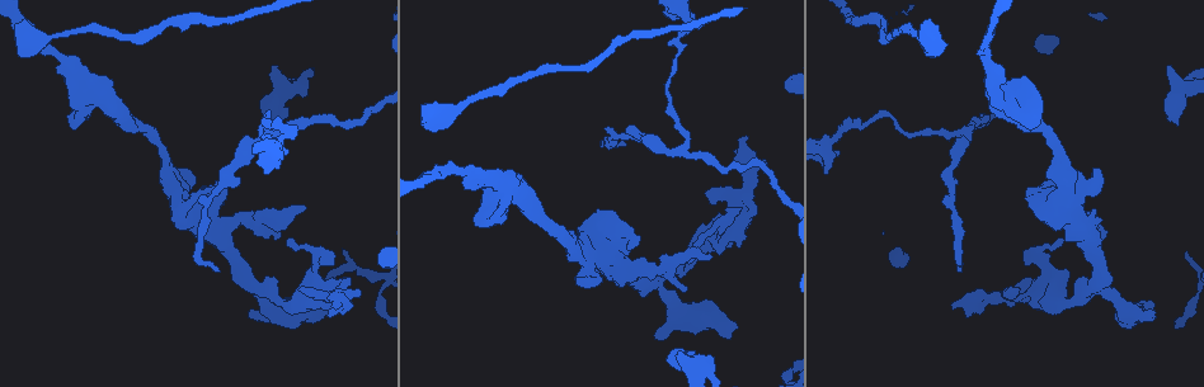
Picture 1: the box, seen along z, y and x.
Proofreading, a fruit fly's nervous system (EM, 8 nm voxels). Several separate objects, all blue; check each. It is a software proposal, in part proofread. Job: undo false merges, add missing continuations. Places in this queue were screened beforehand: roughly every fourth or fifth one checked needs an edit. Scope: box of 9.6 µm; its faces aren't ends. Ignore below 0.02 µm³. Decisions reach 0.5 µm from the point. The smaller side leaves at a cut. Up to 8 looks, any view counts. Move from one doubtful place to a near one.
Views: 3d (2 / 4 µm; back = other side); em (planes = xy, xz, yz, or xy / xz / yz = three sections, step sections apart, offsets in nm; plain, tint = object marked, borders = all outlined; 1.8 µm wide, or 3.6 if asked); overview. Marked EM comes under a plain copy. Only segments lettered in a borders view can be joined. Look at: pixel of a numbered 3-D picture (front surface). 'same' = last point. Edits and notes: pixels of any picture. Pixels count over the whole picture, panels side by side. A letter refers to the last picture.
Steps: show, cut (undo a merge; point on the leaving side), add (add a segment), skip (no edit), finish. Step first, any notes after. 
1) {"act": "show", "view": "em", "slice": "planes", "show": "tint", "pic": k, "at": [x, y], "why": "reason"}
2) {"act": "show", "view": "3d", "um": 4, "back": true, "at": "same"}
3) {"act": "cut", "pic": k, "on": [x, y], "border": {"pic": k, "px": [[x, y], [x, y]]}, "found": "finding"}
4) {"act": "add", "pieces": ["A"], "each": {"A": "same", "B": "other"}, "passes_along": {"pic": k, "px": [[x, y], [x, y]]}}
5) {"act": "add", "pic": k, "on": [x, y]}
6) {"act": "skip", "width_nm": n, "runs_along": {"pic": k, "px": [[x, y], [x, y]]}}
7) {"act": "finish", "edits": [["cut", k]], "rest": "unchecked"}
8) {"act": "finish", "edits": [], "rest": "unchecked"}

{"act": "show", "view": "em", "slice": "xz", "step": 8, "show": "borders", "pic": 1, "at": [956, 271], "why": "branch stops here"}

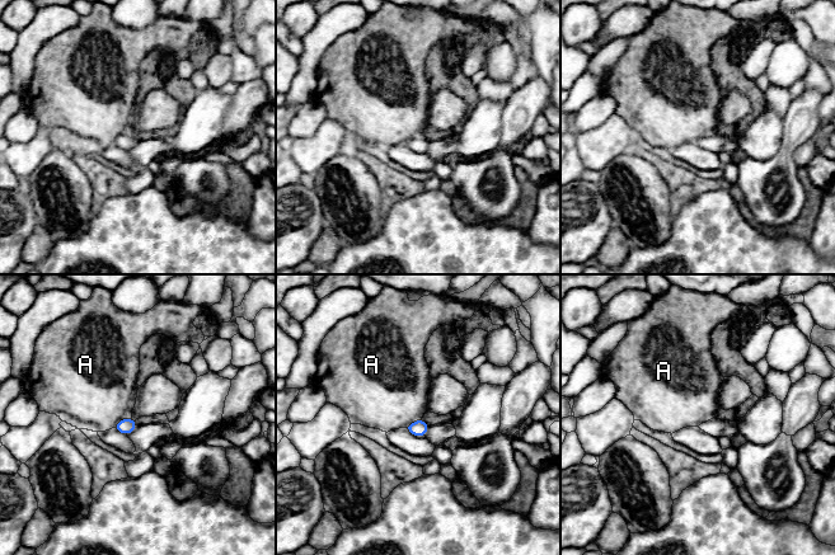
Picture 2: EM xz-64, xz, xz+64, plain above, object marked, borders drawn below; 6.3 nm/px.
{"act": "show", "view": "em", "slice": "planes", "show": "borders", "at": "same"}

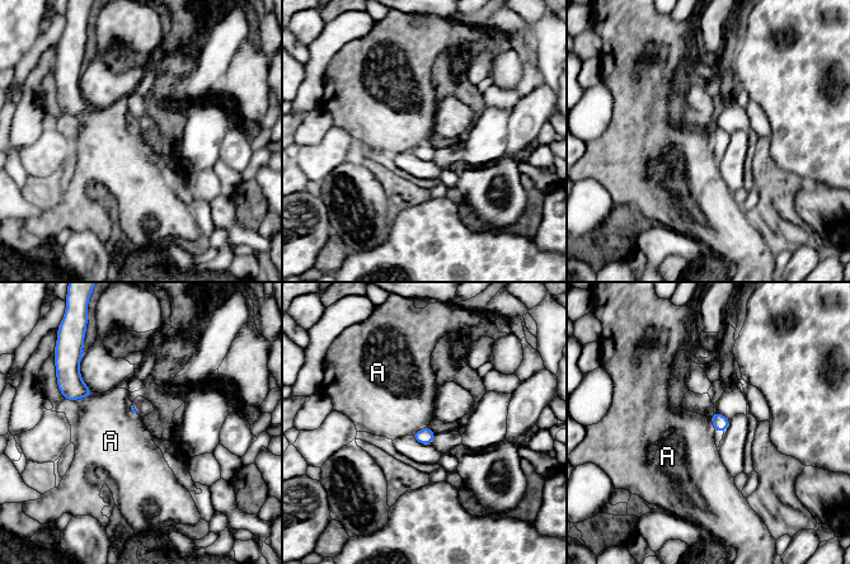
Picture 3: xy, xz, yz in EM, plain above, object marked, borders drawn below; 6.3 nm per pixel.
{"act": "skip", "each": {"A": "other"}, "border": {"pic": 3, "px": [[59, 389], [67, 400], [94, 391]]}, "found": "no lettered segment goes on from it"}

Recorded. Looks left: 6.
{"act": "show", "view": "em", "slice": "planes", "show": "borders", "pic": 1, "at": [965, 130], "why": "three arms meet"}

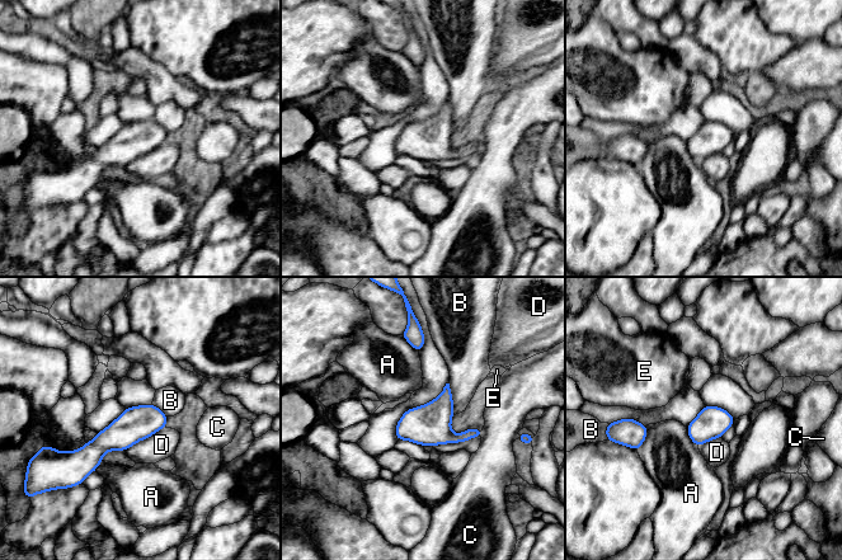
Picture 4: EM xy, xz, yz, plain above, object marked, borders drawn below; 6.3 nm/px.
{"act": "skip", "width_nm": 200, "each": {"A": "other", "B": "other", "C": "other", "D": "other", "E": "other"}, "border": {"pic": 4, "px": [[165, 427], [125, 450]]}, "found": "one neuron here"}

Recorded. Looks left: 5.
{"act": "show", "view": "3d", "um": 4, "pic": 1, "at": [26, 20]}

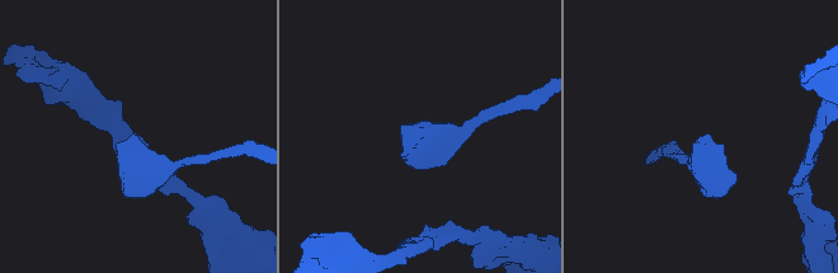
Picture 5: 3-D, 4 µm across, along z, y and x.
{"act": "show", "view": "em", "slice": "xy", "step": 8, "show": "borders", "pic": 5, "at": [140, 140], "why": "need the tissue"}

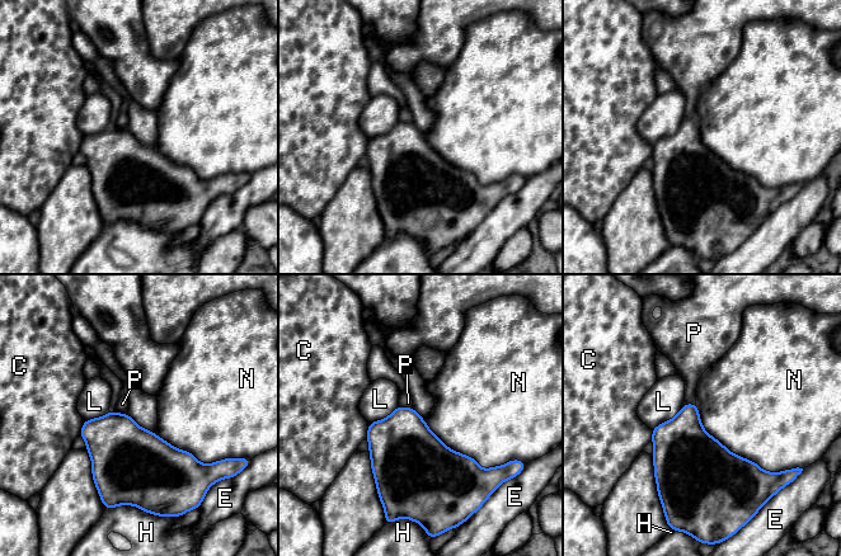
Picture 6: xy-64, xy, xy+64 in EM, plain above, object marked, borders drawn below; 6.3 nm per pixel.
{"act": "show", "view": "em", "slice": "planes", "show": "borders", "at": "same"}

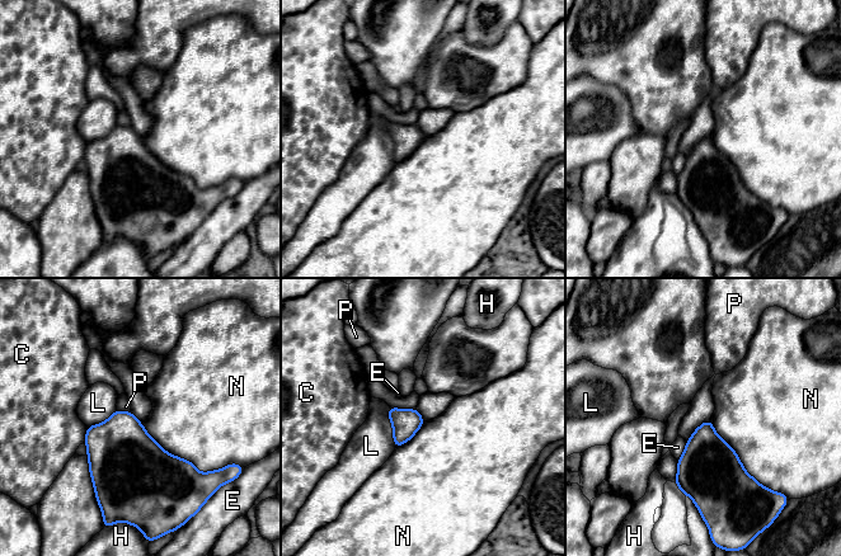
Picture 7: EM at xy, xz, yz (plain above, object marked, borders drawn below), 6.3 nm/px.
{"act": "skip", "each": {"C": "other", "E": "other", "H": "other", "L": "other", "N": "other", "P": "other"}, "border": {"pic": 7, "px": [[140, 422], [167, 451], [211, 471]]}, "found": "none of them fits"}

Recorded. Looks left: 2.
{"act": "show", "view": "em", "slice": "planes", "show": "tint", "pic": 1, "at": [251, 308], "why": "an open end"}

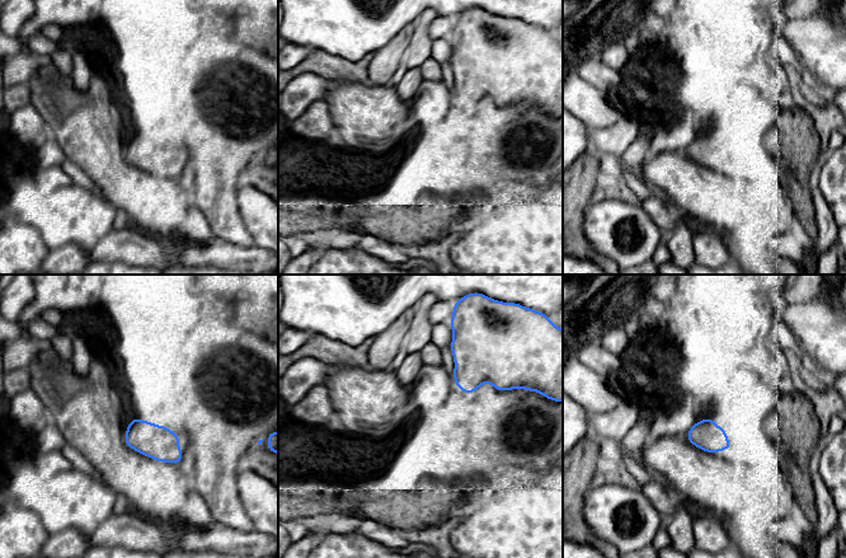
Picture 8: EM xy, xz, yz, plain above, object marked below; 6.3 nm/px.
{"act": "show", "view": "em", "slice": "planes", "show": "borders", "at": "same"}

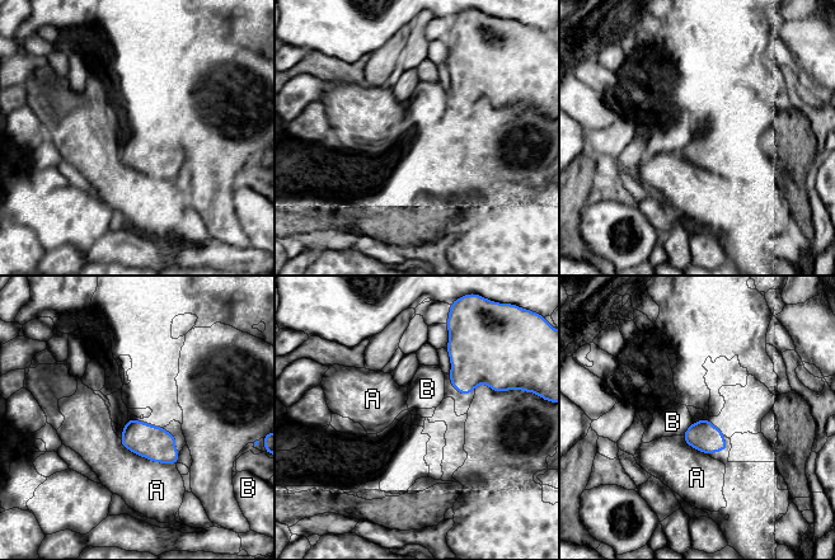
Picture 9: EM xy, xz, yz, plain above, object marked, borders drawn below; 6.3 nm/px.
{"act": "skip", "width_nm": 190, "longest_contact_nm": ["A", 400], "each": {"A": "other", "B": "other"}, "found": "none of them fits"}

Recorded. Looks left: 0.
{"act": "finish", "edits": [], "rest": "unchecked"}

